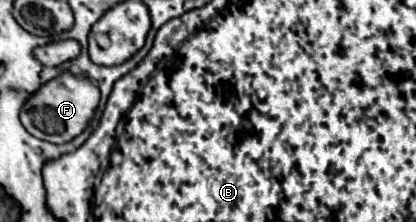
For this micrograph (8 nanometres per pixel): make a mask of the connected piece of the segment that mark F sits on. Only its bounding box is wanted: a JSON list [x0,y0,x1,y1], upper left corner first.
[19,71,99,143]

